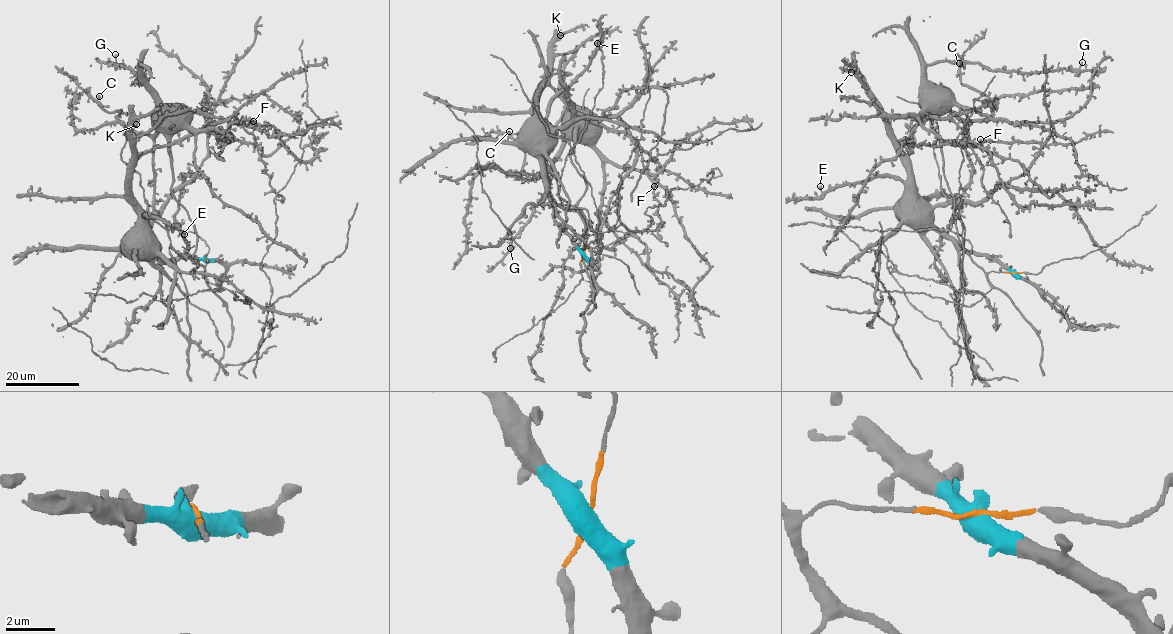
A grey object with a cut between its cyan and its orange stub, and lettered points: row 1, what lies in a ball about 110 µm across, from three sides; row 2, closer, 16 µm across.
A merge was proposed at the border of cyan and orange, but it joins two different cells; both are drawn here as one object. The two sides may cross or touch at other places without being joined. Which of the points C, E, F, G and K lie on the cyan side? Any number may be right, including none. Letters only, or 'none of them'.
E, K

